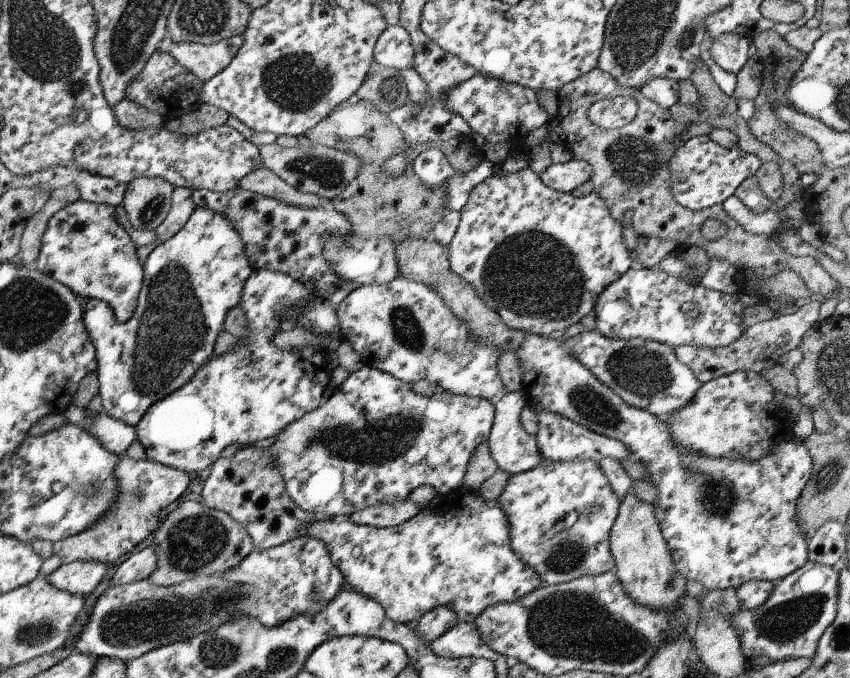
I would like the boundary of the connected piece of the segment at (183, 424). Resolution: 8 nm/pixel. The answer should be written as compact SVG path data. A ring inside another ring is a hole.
M266 269L254 270L239 302L247 318L250 333L239 339L241 344L237 344L234 351L207 362L197 371L196 378L170 393L162 401L155 402L144 413L135 429L138 431L137 440L144 447L147 459L187 471L190 476L204 475L226 446L234 442L248 446L264 438L276 436L291 423L318 409L323 404L324 390L330 384L330 374L333 373L328 362L328 350L315 346L304 348L300 352L284 351L274 343L274 334L286 328L287 321L282 321L279 314L286 307L307 305L314 297L314 291L292 278L292 275Z

